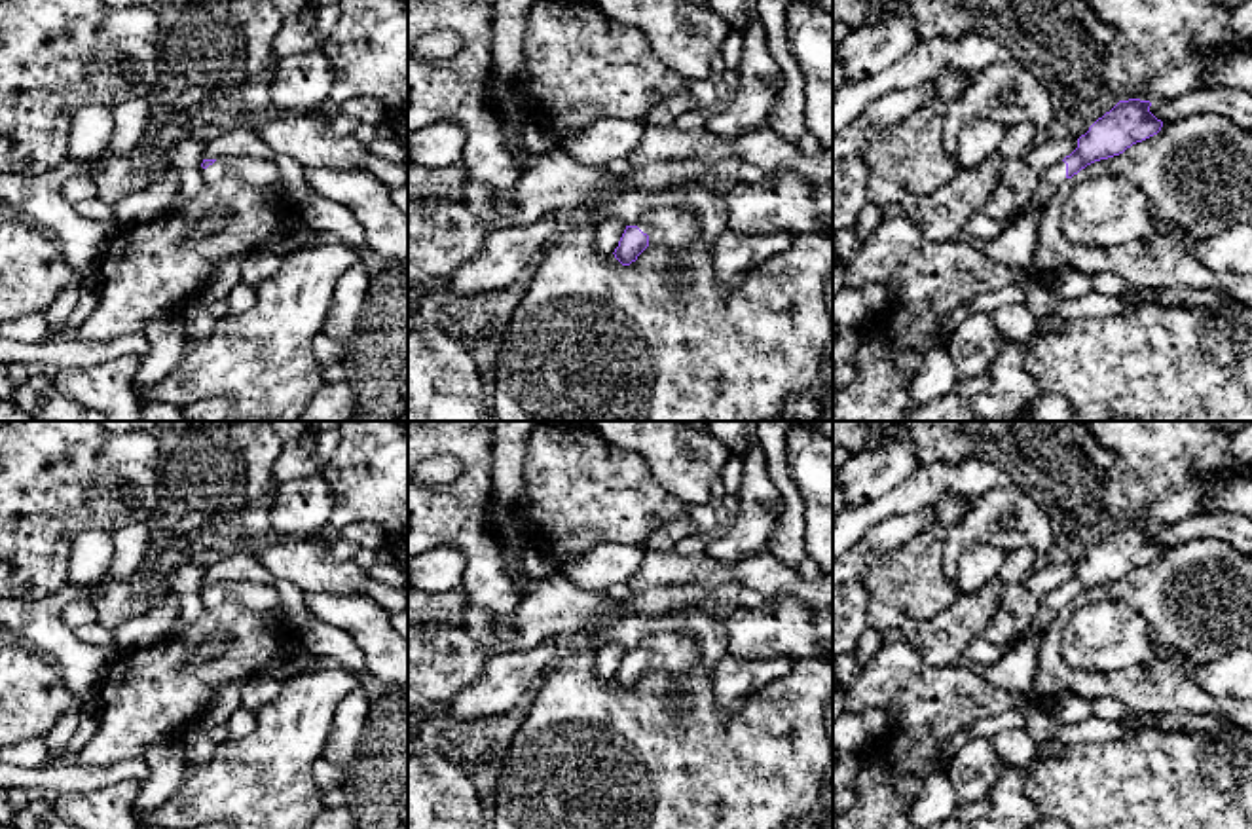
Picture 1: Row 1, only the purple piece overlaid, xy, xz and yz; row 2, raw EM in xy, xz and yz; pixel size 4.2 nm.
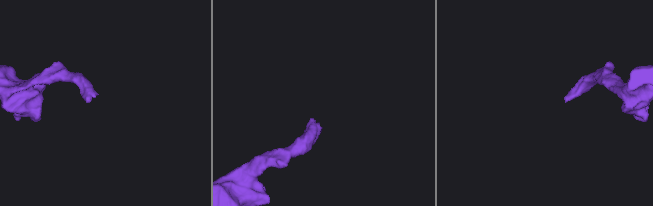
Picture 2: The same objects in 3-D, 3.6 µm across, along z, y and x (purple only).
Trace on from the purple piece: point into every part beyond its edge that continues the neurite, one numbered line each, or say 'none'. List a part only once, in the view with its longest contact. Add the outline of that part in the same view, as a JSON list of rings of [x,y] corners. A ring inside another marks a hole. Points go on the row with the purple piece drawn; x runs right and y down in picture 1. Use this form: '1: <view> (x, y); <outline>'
1: xz (674, 228); [[[660,207],[647,211],[634,226],[649,235],[649,245],[660,245],[666,256],[698,239],[700,220],[689,207]]]

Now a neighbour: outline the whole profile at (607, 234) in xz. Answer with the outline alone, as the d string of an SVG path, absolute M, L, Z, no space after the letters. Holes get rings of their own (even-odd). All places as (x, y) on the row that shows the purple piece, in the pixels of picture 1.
M607 218L605 222L594 226L596 252L599 256L613 254L624 230L626 222L618 218Z

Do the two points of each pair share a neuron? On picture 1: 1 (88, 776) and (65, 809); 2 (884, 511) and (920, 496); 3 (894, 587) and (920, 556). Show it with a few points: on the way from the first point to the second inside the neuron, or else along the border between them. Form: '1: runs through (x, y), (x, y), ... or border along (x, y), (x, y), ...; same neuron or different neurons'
1: border along (118, 782), (80, 793), (59, 793); different neurons
2: runs through (894, 503), (911, 496); same neuron
3: runs through (902, 579), (917, 564); same neuron

